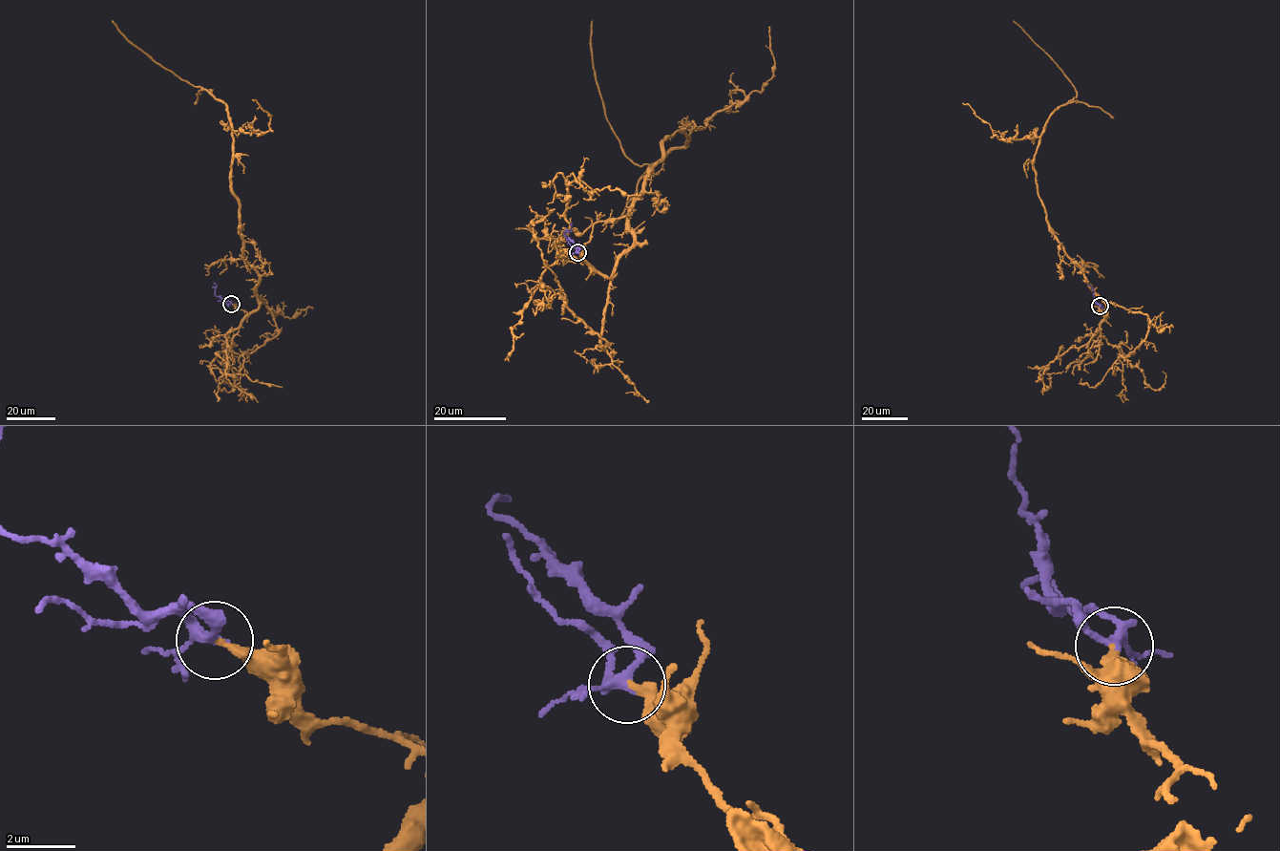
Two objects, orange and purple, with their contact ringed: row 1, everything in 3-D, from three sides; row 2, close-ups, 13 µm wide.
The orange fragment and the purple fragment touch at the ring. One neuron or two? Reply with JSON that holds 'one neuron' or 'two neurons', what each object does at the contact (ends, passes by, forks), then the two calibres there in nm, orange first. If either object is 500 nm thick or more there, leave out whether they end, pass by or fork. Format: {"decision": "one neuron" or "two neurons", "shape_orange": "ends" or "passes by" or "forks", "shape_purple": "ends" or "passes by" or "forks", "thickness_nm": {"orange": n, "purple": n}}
{"decision": "one neuron", "shape_orange": "ends", "shape_purple": "forks", "thickness_nm": {"orange": 240, "purple": 240}}

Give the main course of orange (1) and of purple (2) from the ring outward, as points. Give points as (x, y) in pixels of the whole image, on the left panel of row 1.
1: (231, 304), (248, 313), (258, 308), (259, 279), (242, 251), (227, 107), (128, 41), (112, 20)
2: (231, 304), (215, 294), (214, 283)

